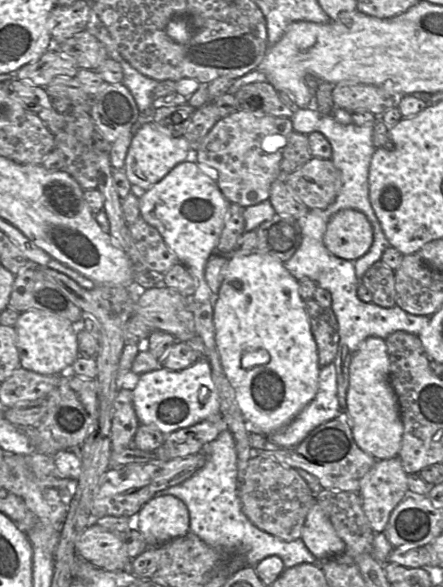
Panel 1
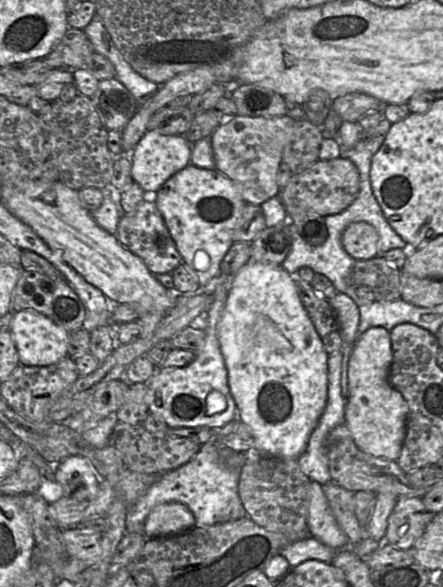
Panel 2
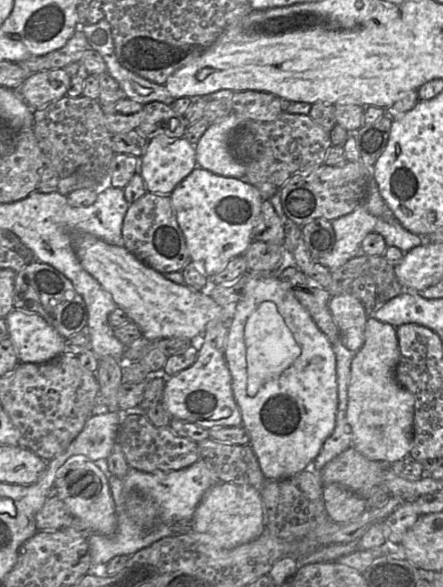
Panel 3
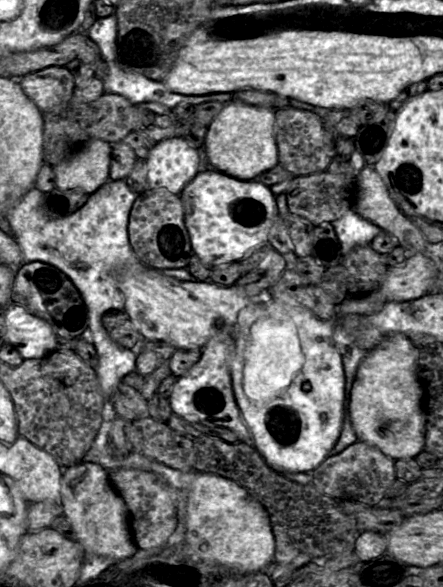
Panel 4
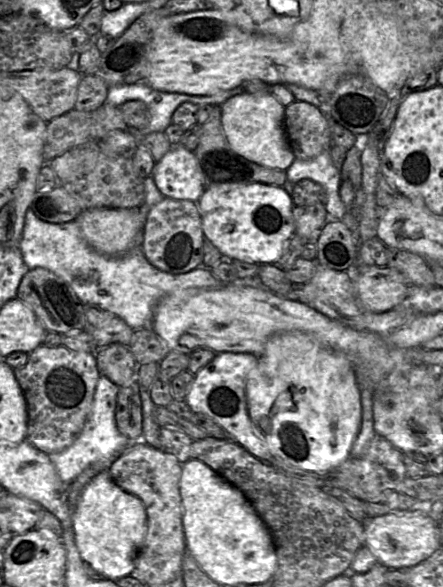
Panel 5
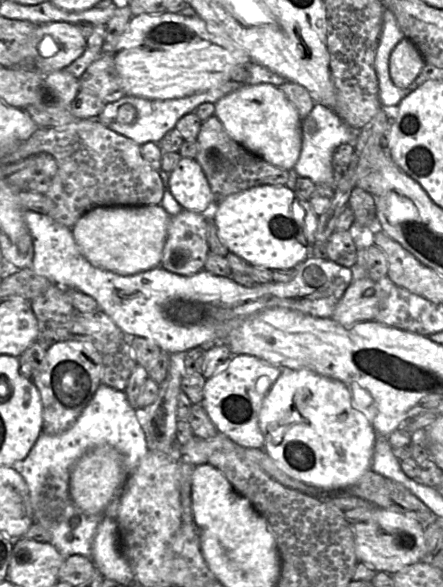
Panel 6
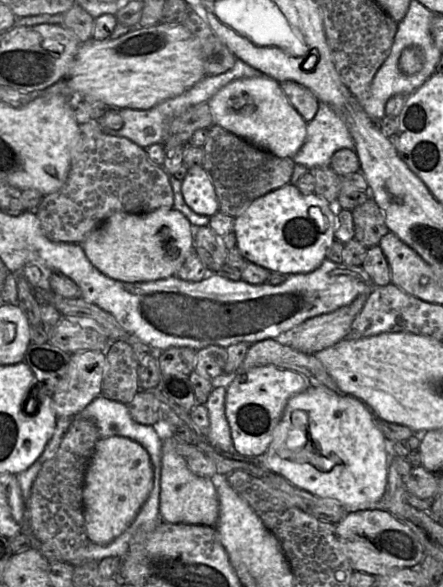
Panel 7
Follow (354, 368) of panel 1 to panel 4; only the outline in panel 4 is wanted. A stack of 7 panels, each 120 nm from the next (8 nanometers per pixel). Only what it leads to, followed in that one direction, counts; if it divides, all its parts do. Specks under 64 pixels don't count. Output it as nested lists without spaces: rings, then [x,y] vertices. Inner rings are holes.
[[[389,334],[361,361],[352,385],[350,418],[358,440],[377,447],[393,460],[414,458],[424,450],[425,390],[417,374],[418,355],[418,349],[406,335]]]

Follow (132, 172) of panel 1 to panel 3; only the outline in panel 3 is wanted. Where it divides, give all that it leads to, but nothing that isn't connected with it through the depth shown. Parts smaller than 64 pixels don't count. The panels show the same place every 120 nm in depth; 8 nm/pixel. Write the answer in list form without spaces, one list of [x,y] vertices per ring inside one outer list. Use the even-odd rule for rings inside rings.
[[[184,137],[151,139],[139,162],[146,191],[159,195],[170,195],[194,168],[199,168],[195,146]]]

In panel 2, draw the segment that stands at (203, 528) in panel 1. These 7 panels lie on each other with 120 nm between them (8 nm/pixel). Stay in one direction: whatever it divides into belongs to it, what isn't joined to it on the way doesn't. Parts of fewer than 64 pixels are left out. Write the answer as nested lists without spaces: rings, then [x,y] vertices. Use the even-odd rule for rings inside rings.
[[[216,439],[200,446],[197,454],[185,465],[159,475],[149,489],[129,507],[126,531],[143,534],[144,522],[157,505],[168,502],[185,504],[194,514],[196,527],[211,526],[247,516],[238,493],[240,471],[226,467],[219,455]],[[314,537],[298,540],[281,549],[279,555],[284,556],[291,568],[306,560],[319,560],[331,563],[338,550],[330,548]]]

